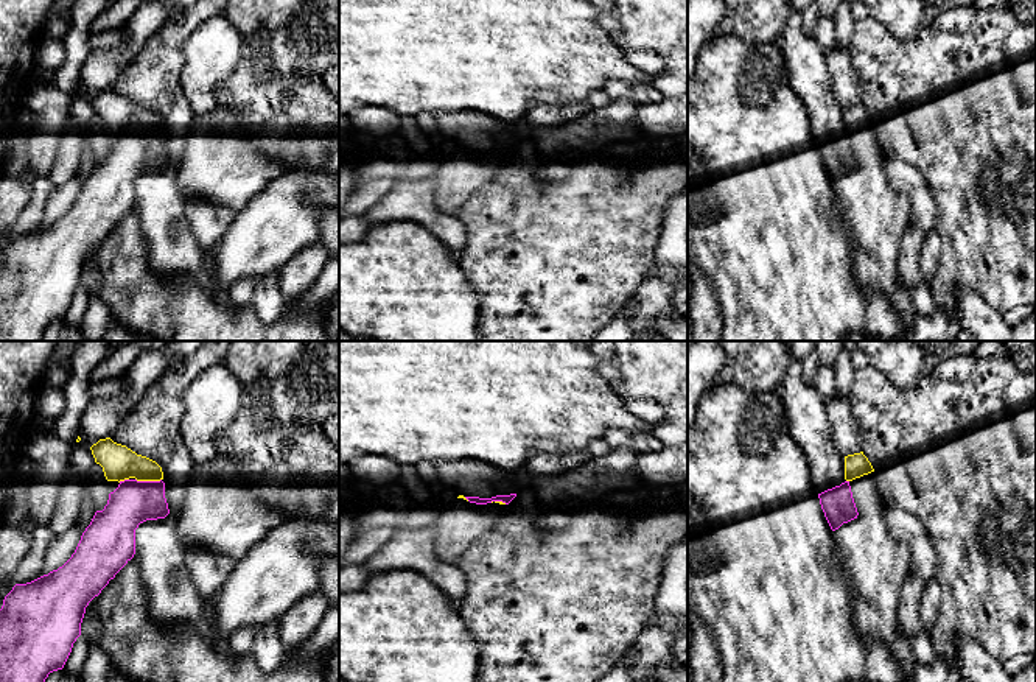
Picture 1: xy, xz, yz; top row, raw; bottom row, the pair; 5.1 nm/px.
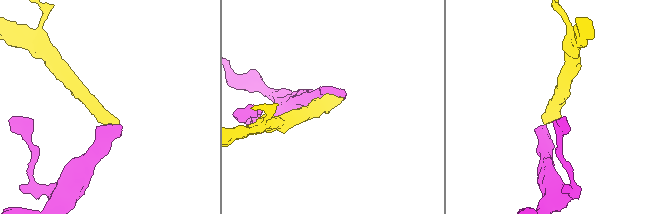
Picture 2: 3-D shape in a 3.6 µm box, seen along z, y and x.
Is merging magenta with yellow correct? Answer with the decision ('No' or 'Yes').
No

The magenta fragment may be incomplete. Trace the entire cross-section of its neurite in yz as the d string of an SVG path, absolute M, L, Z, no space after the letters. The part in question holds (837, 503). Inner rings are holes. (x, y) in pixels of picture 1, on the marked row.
M849 481L818 494L818 498L832 531L859 515Z

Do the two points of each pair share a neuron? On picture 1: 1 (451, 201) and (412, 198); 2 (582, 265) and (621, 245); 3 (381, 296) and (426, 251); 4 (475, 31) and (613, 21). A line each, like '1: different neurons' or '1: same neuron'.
1: different neurons
2: same neuron
3: same neuron
4: different neurons

